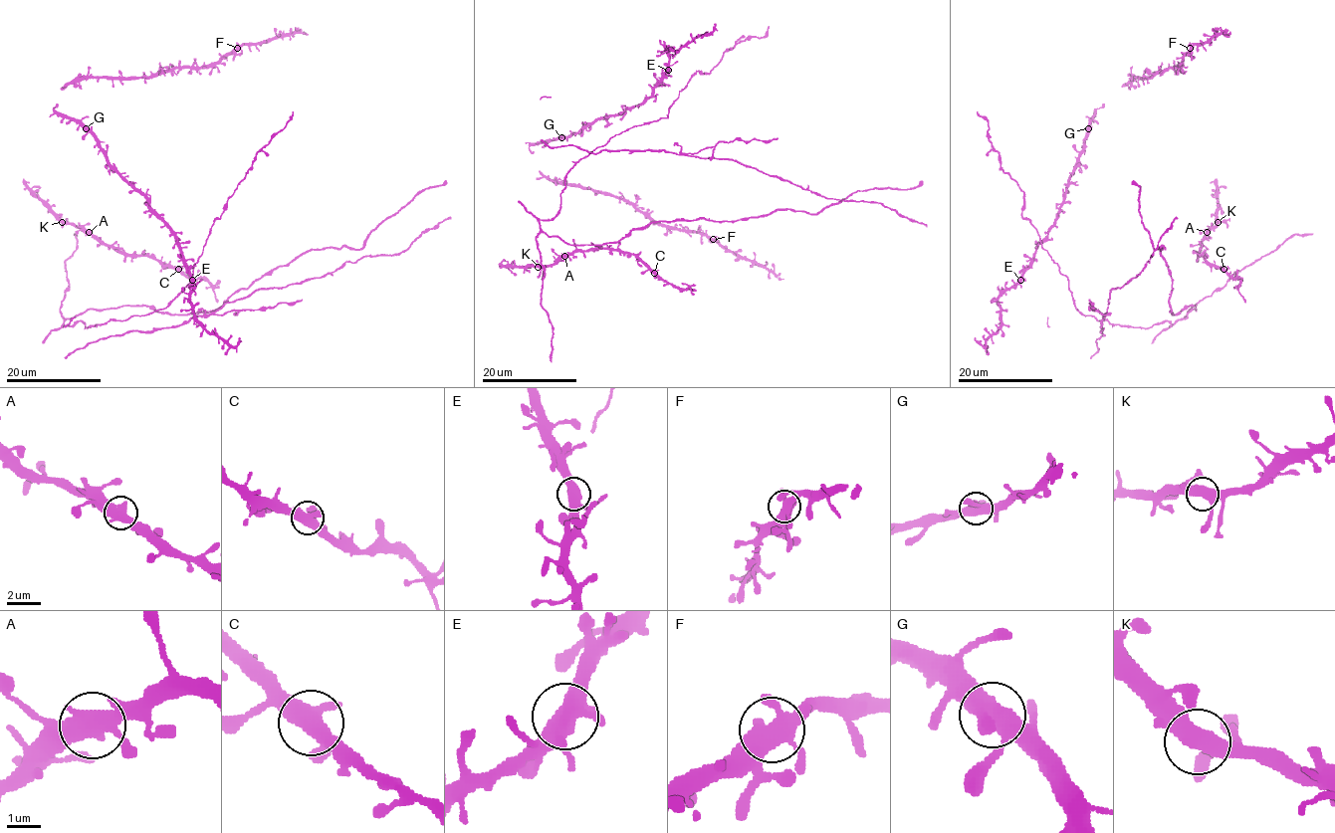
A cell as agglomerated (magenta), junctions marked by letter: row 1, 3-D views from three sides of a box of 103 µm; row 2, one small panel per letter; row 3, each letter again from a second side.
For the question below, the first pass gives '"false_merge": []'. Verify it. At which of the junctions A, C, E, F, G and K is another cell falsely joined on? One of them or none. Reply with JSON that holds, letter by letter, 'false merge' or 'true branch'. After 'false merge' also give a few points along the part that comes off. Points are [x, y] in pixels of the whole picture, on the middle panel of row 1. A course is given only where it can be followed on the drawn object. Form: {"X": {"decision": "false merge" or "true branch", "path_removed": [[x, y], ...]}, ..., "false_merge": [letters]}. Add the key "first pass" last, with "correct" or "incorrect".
{"A": {"decision": "true branch"}, "C": {"decision": "true branch"}, "E": {"decision": "true branch"}, "F": {"decision": "true branch"}, "G": {"decision": "true branch"}, "K": {"decision": "true branch"}, "false_merge": [], "first pass": "correct"}

